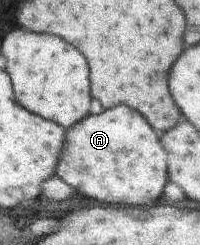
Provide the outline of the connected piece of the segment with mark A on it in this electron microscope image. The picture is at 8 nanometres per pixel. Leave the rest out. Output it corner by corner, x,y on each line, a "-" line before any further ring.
127,105
114,106
96,115
82,118
76,125
68,128
68,137
62,151
60,165
56,169
58,176
65,184
86,197
98,199
102,203
118,203
118,205
152,205
160,195
164,184
168,181
167,151
161,144
162,134
157,132
145,116

